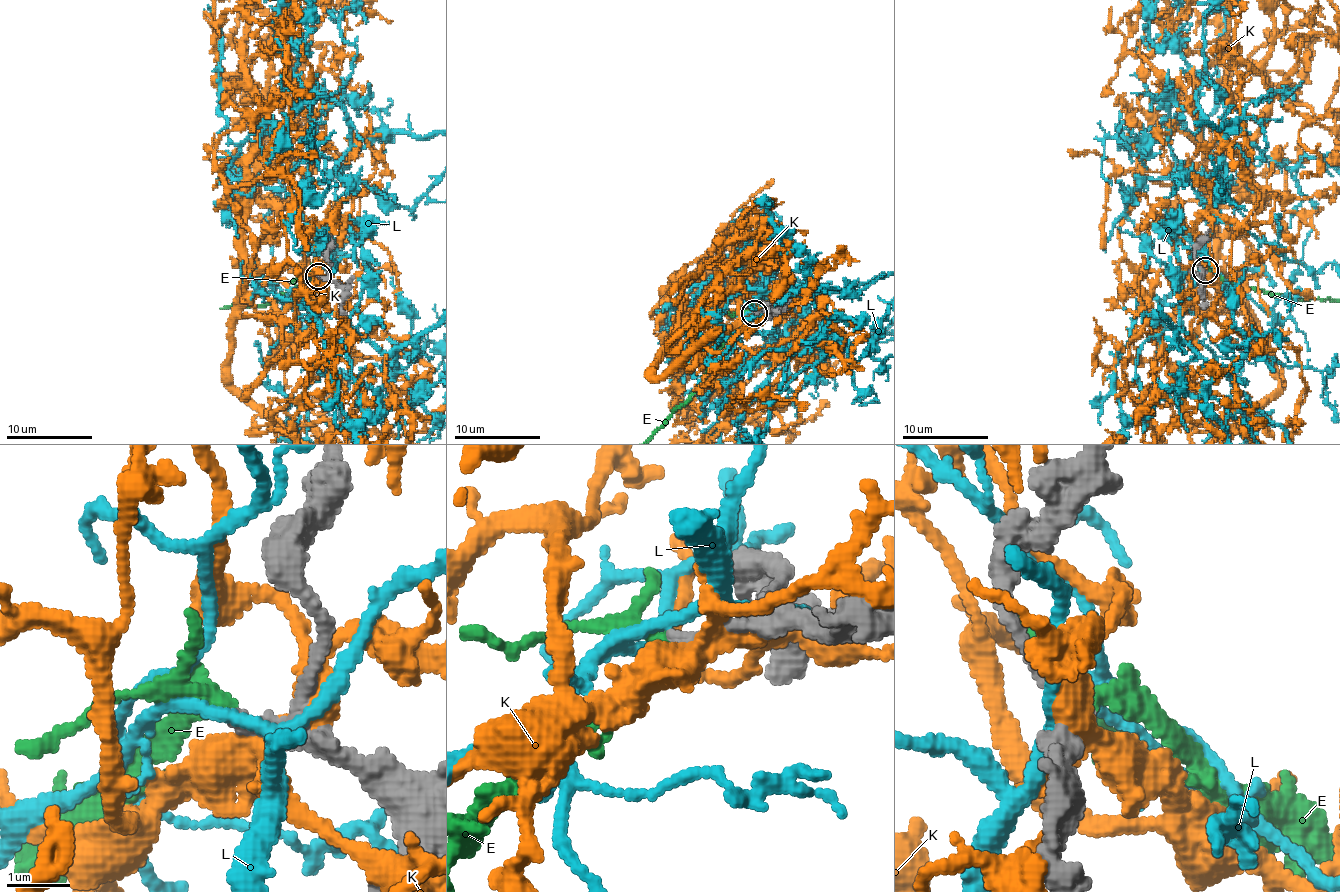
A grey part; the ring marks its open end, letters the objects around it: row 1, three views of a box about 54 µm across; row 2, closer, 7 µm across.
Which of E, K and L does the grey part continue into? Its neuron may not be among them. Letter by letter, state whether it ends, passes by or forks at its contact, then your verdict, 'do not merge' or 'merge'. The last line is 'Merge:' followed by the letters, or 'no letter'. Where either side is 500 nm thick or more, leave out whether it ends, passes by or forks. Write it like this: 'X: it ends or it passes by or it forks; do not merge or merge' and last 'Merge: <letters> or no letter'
E: it forks; merge
K: it forks; do not merge
L: it forks; do not merge
Merge: E

